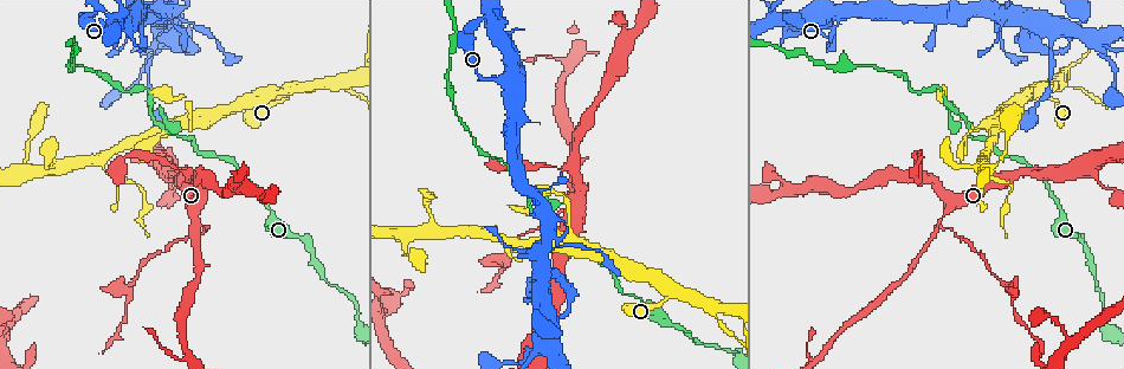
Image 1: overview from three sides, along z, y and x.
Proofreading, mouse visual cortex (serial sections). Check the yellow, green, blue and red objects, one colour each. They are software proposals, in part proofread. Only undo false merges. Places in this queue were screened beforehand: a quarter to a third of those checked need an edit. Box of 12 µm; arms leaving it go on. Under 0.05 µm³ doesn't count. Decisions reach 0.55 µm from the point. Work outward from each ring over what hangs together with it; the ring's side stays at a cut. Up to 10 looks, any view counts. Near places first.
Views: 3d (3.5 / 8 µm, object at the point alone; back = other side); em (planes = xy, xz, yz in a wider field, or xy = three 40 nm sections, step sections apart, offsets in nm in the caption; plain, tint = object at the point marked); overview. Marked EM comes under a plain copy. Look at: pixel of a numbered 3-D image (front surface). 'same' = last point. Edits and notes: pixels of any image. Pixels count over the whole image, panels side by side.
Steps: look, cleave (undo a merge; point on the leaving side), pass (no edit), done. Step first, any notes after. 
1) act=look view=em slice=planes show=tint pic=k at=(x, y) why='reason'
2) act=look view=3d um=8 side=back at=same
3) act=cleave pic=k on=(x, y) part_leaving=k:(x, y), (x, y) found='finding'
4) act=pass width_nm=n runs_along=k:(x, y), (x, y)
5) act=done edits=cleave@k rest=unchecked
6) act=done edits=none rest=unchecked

act=look view=3d um=3.5 pic=1 at=(939, 221) why='two arms in line, one across'

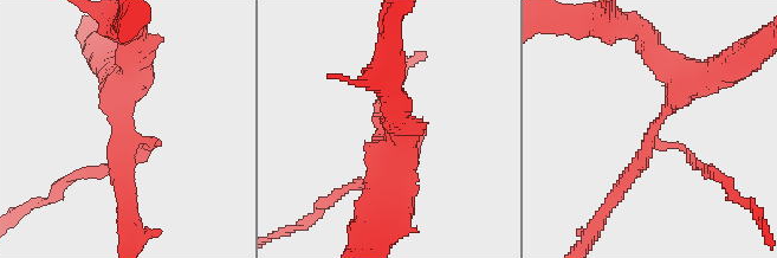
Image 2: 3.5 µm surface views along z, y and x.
act=look view=em slice=xy step=5 show=tint pic=2 at=(126, 126) arms=3 arm_widths_nm=100,200,500

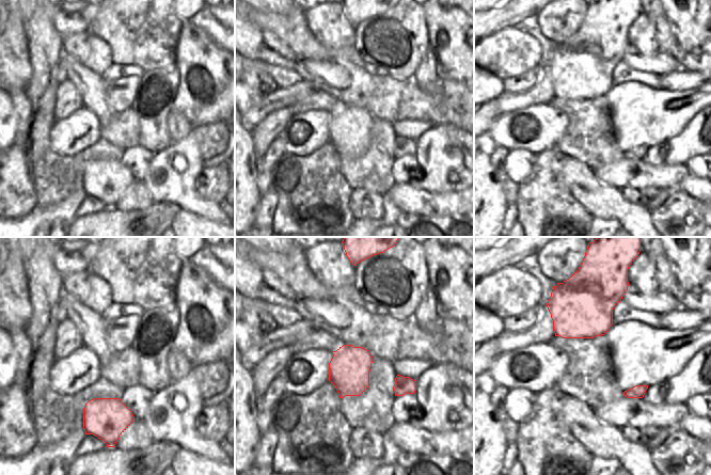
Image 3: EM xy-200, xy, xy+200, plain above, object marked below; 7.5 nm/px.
act=cleave pic=2 on=(141, 155) width_nm=300 found='a second cell is stuck on'

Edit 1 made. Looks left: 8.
act=look view=3d um=3.5 pic=1 at=(1058, 201) why='thick turns thin'

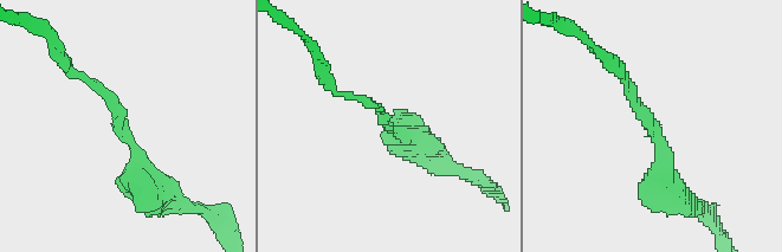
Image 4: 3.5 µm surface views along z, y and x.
act=look view=em slice=xy step=5 show=tint pic=4 at=(118, 123) arm_widths_nm=100,350

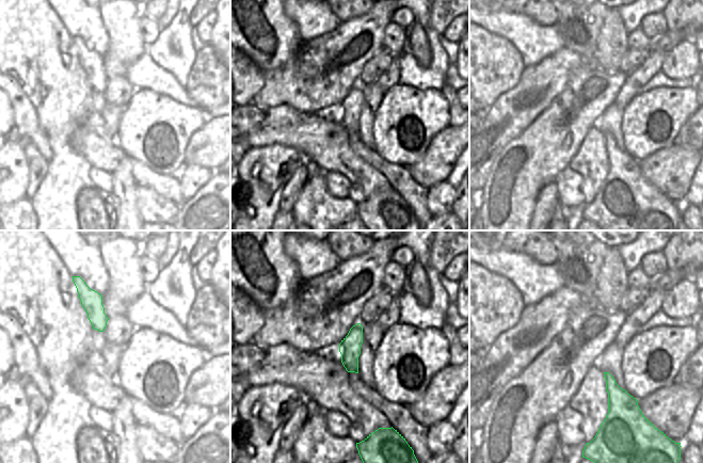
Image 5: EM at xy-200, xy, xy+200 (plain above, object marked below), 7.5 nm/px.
act=pass width_nm=160 runs_along=4:(153, 193), (120, 112), (77, 73) found='continuous, no second cell'

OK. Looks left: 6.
act=look view=3d um=3.5 pic=1 at=(1093, 175) why='branch point'

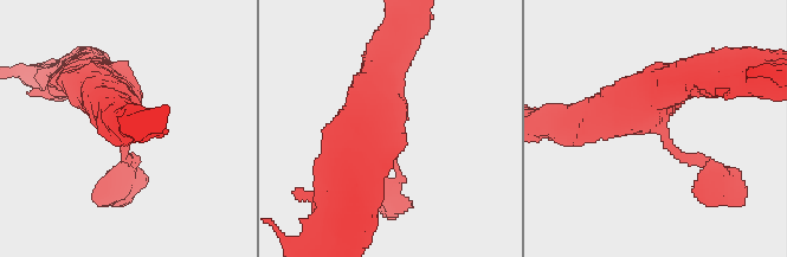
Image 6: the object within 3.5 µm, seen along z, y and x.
act=look view=em slice=planes show=tint pic=6 at=(655, 121) arms=3 arm_widths_nm=100,500,500 why='now the EM'

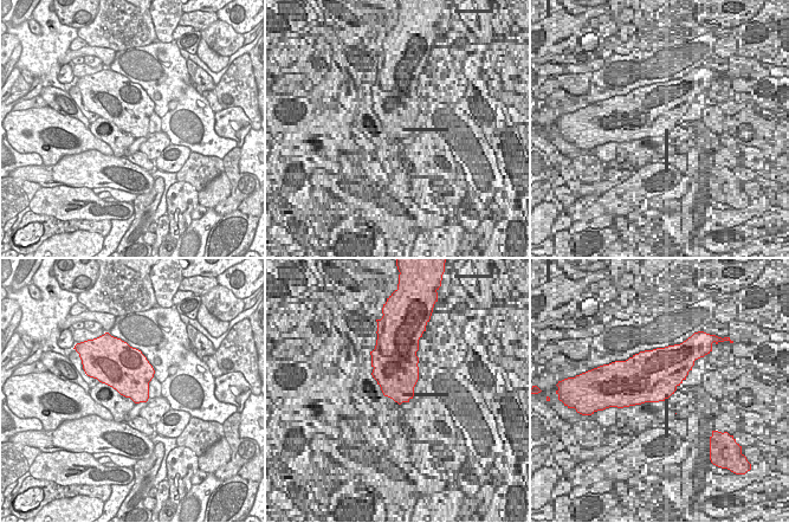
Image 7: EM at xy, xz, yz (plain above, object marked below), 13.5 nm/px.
act=pass runs_along=6:(394, 40), (350, 165) found='all the same cell'

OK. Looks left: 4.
act=look view=3d um=3.5 side=back pic=1 at=(286, 96) why='sharp bend'

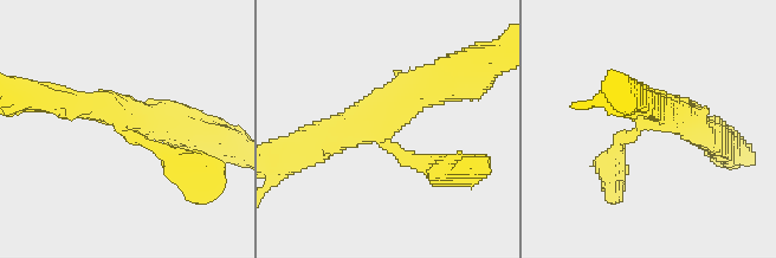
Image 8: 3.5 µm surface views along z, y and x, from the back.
act=pass arms=3 arm_widths_nm=200,400,450 runs_along=8:(608, 160), (647, 120), (696, 127) found='one cell here'

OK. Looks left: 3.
act=look view=3d um=8 pic=1 at=(528, 201) why='three-way junction'

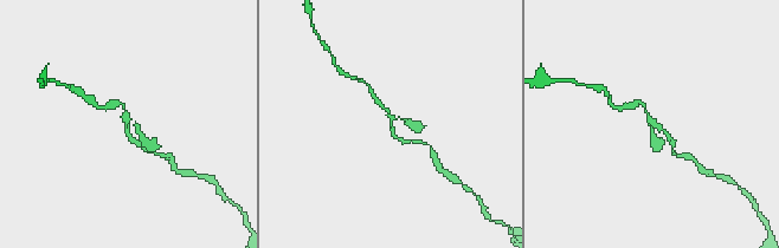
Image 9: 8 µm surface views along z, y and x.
act=look view=em slice=xy step=1 show=tint pic=9 at=(126, 121) arms=3 arm_widths_nm=100,150,200

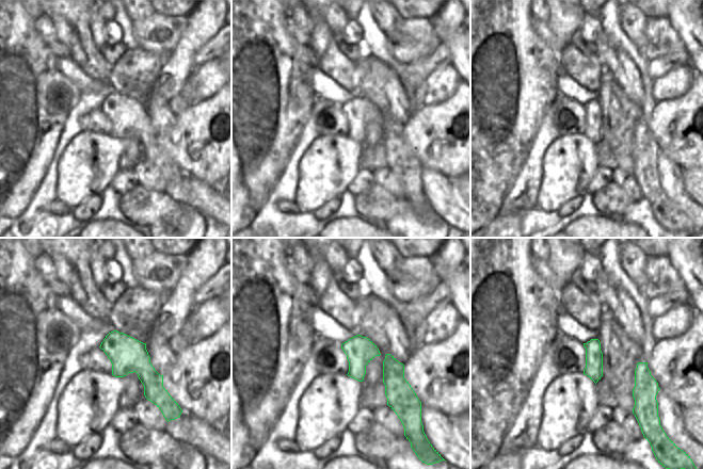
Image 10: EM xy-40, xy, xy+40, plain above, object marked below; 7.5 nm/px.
act=pass runs_along=9:(673, 145), (644, 105), (635, 104) found='one cell here'

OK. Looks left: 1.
act=done edits=cleave@2 rest=unchecked

